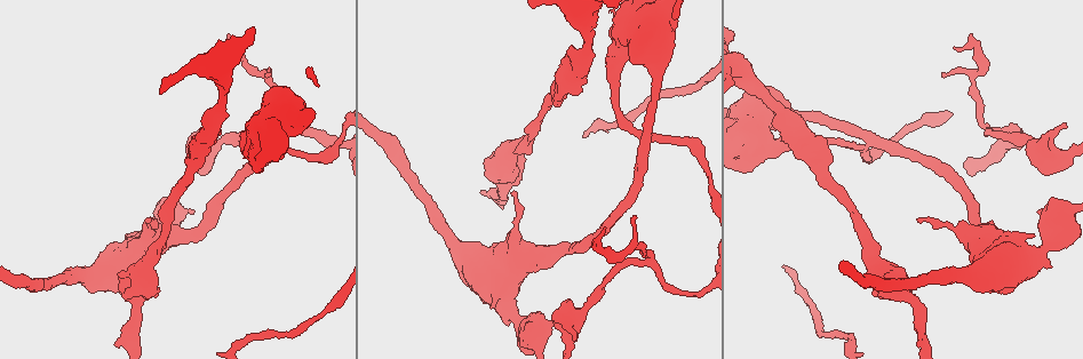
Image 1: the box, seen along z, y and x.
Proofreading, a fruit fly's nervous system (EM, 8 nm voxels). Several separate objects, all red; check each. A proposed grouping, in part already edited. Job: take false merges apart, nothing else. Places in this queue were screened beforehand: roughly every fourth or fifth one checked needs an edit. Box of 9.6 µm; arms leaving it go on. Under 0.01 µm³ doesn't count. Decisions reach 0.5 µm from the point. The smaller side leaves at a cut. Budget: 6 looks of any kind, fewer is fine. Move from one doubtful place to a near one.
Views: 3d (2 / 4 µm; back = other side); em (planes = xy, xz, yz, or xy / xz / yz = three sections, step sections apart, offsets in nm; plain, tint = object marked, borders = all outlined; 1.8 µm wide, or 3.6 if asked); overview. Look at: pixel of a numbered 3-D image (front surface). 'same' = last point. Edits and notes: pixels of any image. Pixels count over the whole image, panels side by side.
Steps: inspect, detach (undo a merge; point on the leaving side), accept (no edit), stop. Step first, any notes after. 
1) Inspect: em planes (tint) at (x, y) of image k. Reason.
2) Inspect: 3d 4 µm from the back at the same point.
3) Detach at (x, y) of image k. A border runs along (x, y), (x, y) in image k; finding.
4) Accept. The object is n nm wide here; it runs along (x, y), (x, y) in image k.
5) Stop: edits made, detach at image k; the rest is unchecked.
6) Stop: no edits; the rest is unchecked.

Inspect: 3d 4 µm from the back at (754, 139) of image 1. Sharp bend.

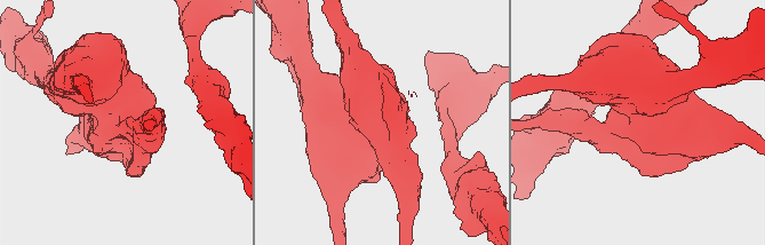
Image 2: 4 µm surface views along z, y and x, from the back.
Inspect: em planes (tint) at (126, 116) of image 2.

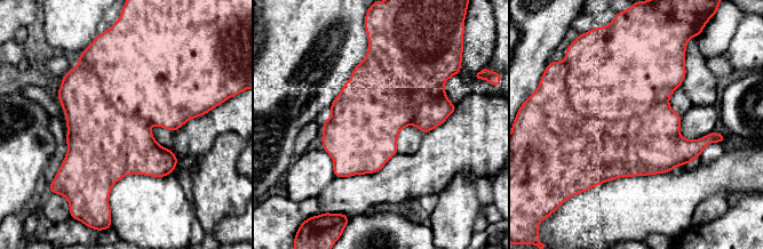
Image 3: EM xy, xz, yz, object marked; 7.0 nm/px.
Detach at (591, 150) of image 3. The object is 500 nm wide here; a second neuron is stuck on.

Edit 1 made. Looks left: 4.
Inspect: em xz step 8 (tint) at (644, 260) of image 1.

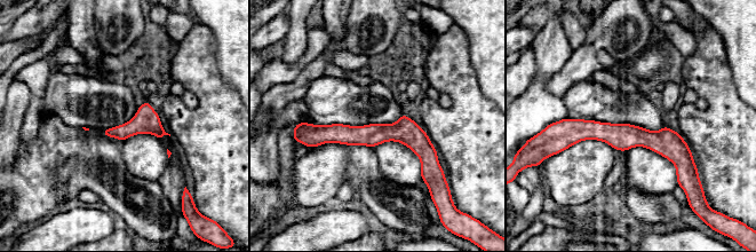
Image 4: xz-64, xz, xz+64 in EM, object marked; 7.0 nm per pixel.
Accept. It runs along (565, 124), (667, 142), (690, 162) in image 4; continuous, no second neuron.

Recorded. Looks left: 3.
Inspect: em planes (tint) at (975, 46) of image 1. Abrupt turn.

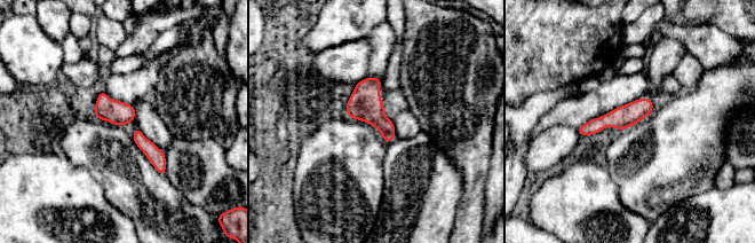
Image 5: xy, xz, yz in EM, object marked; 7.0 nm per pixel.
Accept. The object is 160 nm wide here; it runs along (650, 106), (581, 132) in image 5; all the same neuron.

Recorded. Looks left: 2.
Stop: edits made, detach at image 3; the rest is unchecked.

